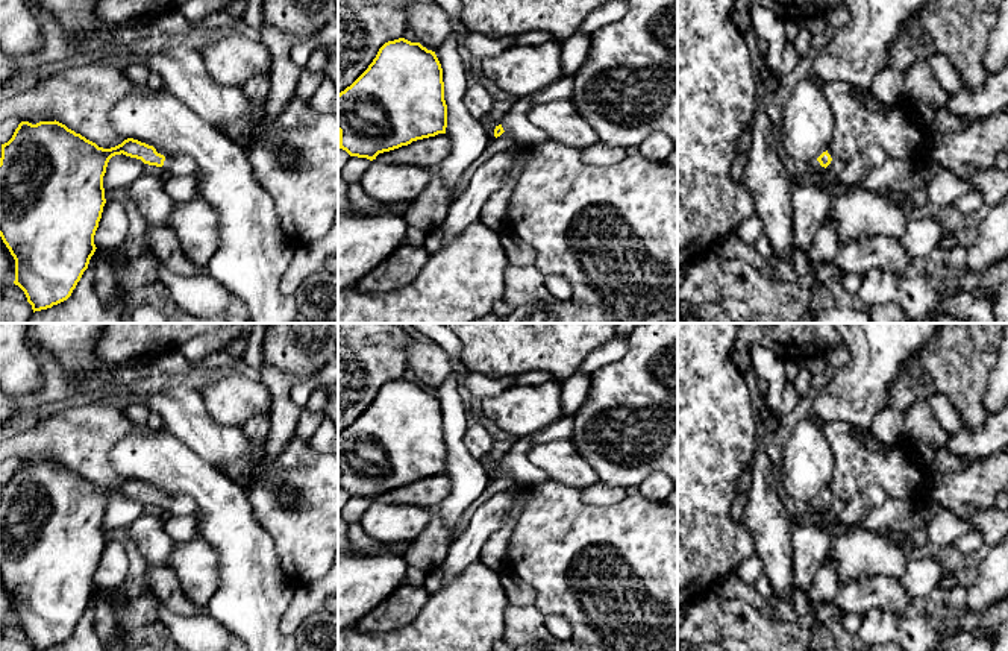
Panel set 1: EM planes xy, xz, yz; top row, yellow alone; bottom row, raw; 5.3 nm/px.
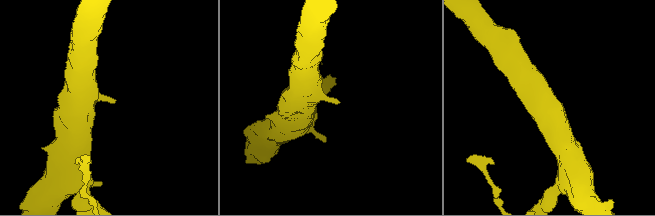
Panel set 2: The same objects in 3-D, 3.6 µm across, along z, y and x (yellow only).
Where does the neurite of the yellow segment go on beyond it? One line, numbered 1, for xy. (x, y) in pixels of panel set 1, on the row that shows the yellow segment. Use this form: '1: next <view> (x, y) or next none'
1: next xy (176, 166)

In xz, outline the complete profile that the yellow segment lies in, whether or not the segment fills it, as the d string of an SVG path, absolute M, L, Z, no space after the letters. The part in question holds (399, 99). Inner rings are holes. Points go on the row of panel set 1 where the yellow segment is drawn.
M405 38L385 42L368 68L338 94L340 149L376 159L379 153L446 134L443 68L435 52Z

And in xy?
M21 121L12 138L2 144L0 237L15 259L15 281L33 313L67 300L95 252L94 235L106 203L103 176L115 155L164 167L171 176L194 176L186 155L164 156L153 146L133 138L103 149L59 121Z

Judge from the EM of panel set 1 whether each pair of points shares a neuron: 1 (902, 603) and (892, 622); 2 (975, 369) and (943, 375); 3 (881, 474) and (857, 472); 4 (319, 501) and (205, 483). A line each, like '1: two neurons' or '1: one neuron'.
1: two neurons
2: one neuron
3: one neuron
4: two neurons

